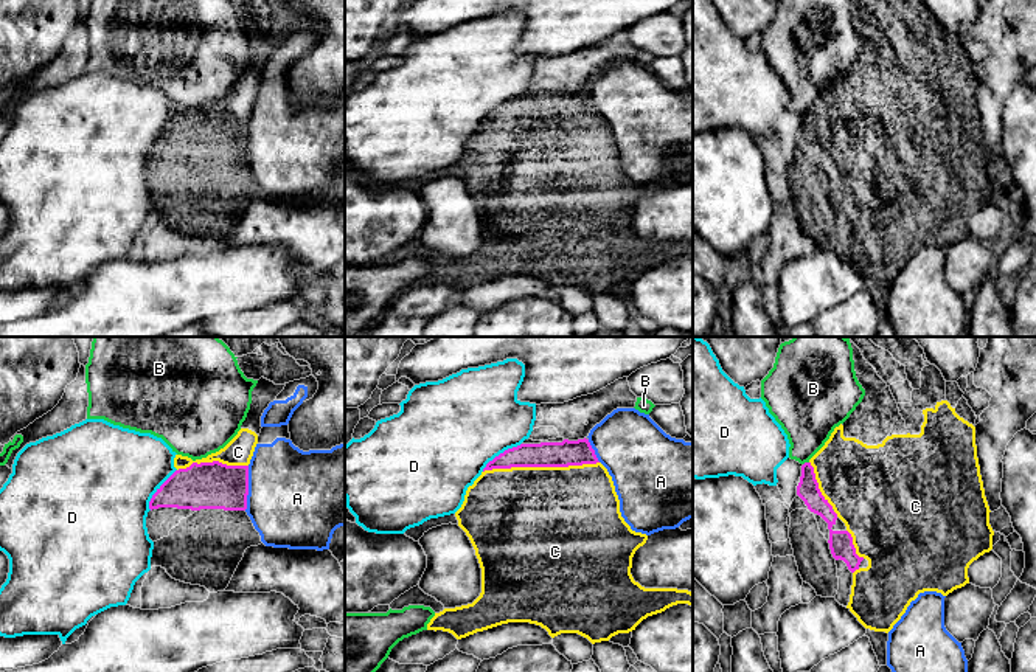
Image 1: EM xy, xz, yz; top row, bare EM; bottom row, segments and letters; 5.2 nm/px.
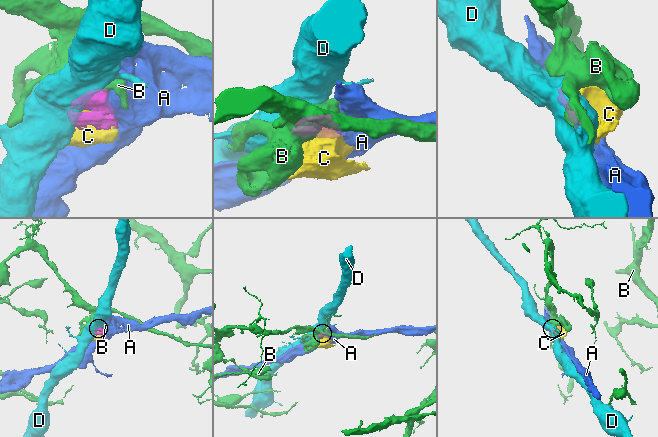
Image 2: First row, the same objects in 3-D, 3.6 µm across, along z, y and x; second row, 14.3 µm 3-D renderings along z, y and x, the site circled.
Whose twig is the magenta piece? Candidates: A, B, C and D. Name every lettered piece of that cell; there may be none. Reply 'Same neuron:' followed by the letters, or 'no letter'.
Same neuron: C

